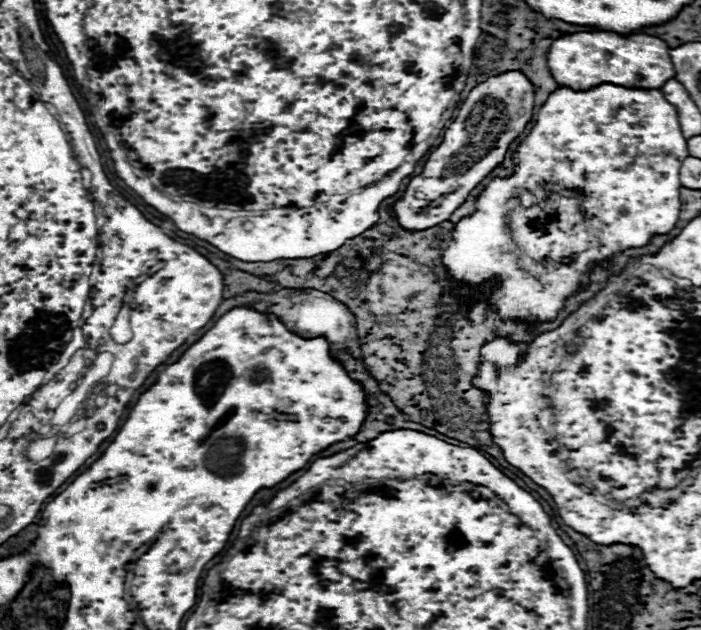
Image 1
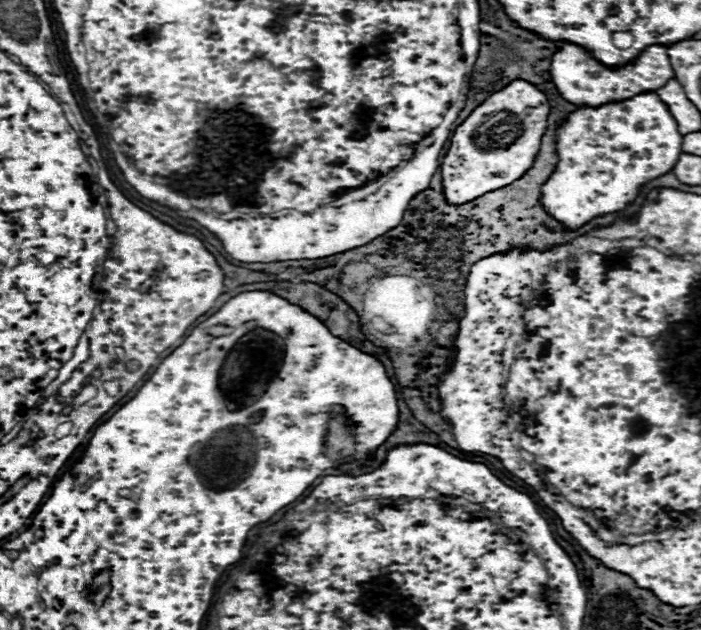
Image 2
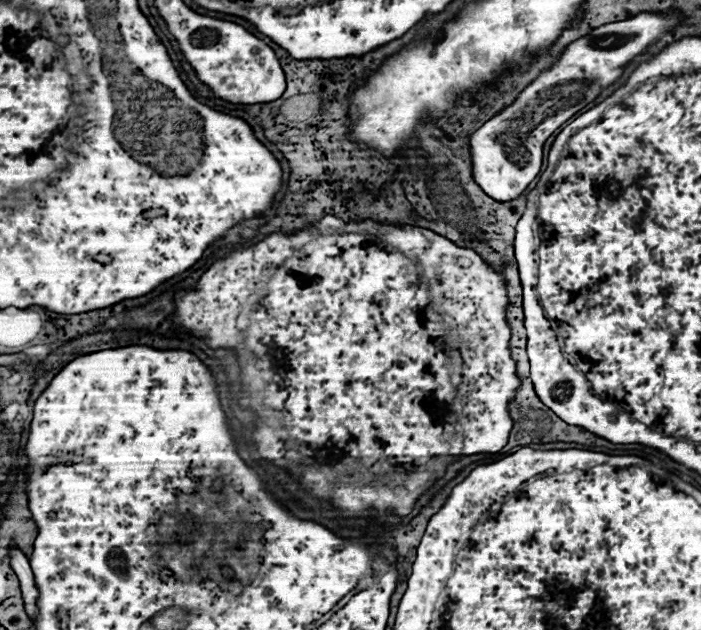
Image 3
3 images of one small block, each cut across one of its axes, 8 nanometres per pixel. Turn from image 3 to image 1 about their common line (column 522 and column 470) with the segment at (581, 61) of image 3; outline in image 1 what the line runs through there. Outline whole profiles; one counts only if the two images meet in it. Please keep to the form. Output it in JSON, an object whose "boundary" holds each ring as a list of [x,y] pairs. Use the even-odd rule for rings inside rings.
{"boundary":[[[520,70],[500,72],[496,76],[486,78],[484,82],[476,84],[468,92],[464,102],[460,104],[460,108],[458,108],[460,114],[456,116],[456,120],[446,128],[442,144],[428,156],[422,172],[410,178],[410,182],[404,188],[404,196],[400,196],[392,204],[392,212],[394,212],[394,218],[398,220],[398,224],[404,230],[414,232],[414,230],[432,228],[432,226],[448,220],[450,214],[466,200],[470,190],[474,190],[482,182],[482,178],[486,178],[496,166],[500,166],[512,140],[518,138],[526,130],[526,124],[532,118],[532,108],[534,108],[534,86],[526,78],[526,74]]]}

